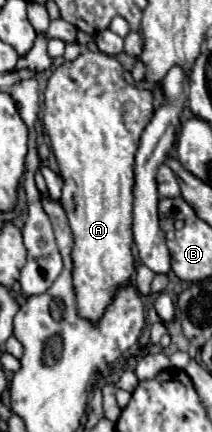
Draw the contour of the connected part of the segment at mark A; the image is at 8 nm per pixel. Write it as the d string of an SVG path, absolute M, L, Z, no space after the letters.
M84 50L76 60L64 62L48 80L44 92L44 128L50 136L54 156L64 178L62 206L74 232L74 288L80 316L96 322L112 302L118 286L126 284L134 272L132 246L132 188L134 188L134 154L140 134L154 112L154 94L138 90L124 80L122 64L104 52Z

